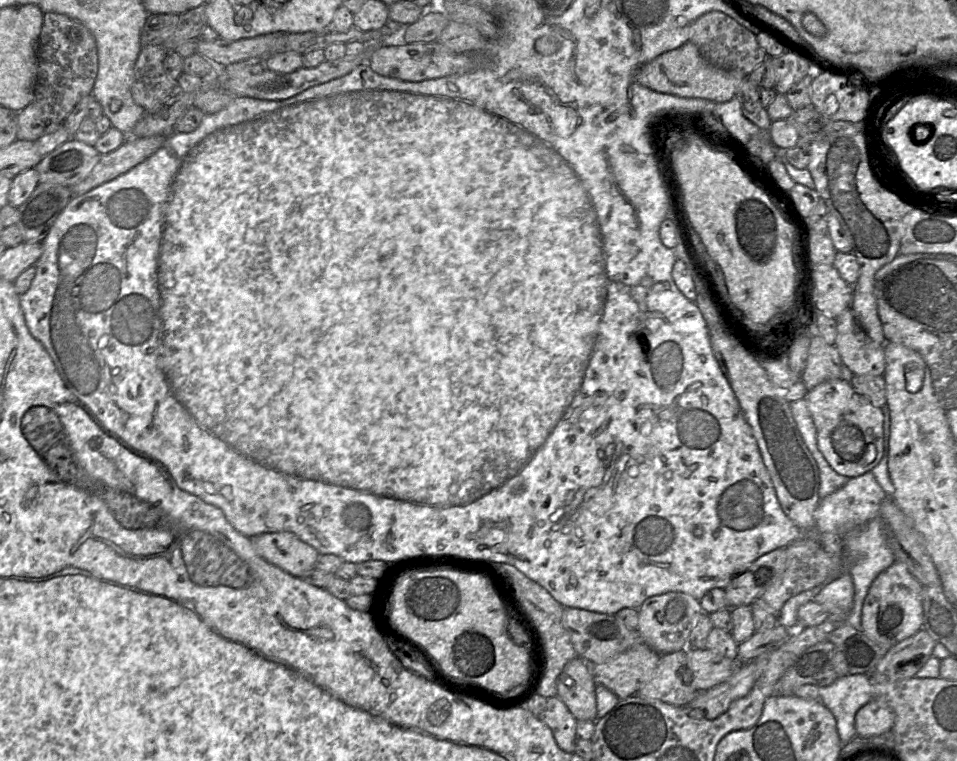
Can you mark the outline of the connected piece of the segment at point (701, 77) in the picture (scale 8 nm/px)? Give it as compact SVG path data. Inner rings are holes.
M691 42L659 55L640 66L635 73L635 81L656 92L718 103L733 99L746 77L748 75L740 71L727 71L711 65L702 57L696 45Z

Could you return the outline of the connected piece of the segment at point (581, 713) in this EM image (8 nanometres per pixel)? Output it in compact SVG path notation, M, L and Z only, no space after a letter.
M581 657L568 662L557 678L557 696L576 720L596 721L596 684L591 665Z

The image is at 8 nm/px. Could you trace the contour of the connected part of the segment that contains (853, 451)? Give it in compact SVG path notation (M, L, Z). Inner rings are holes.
M843 379L820 383L805 397L816 427L818 449L835 472L855 478L871 471L882 459L884 451L884 415L864 396L858 395Z

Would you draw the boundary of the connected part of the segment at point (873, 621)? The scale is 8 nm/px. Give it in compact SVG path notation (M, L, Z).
M895 561L876 577L869 588L862 609L862 631L888 651L897 643L916 634L922 629L922 624L923 587L904 563Z

